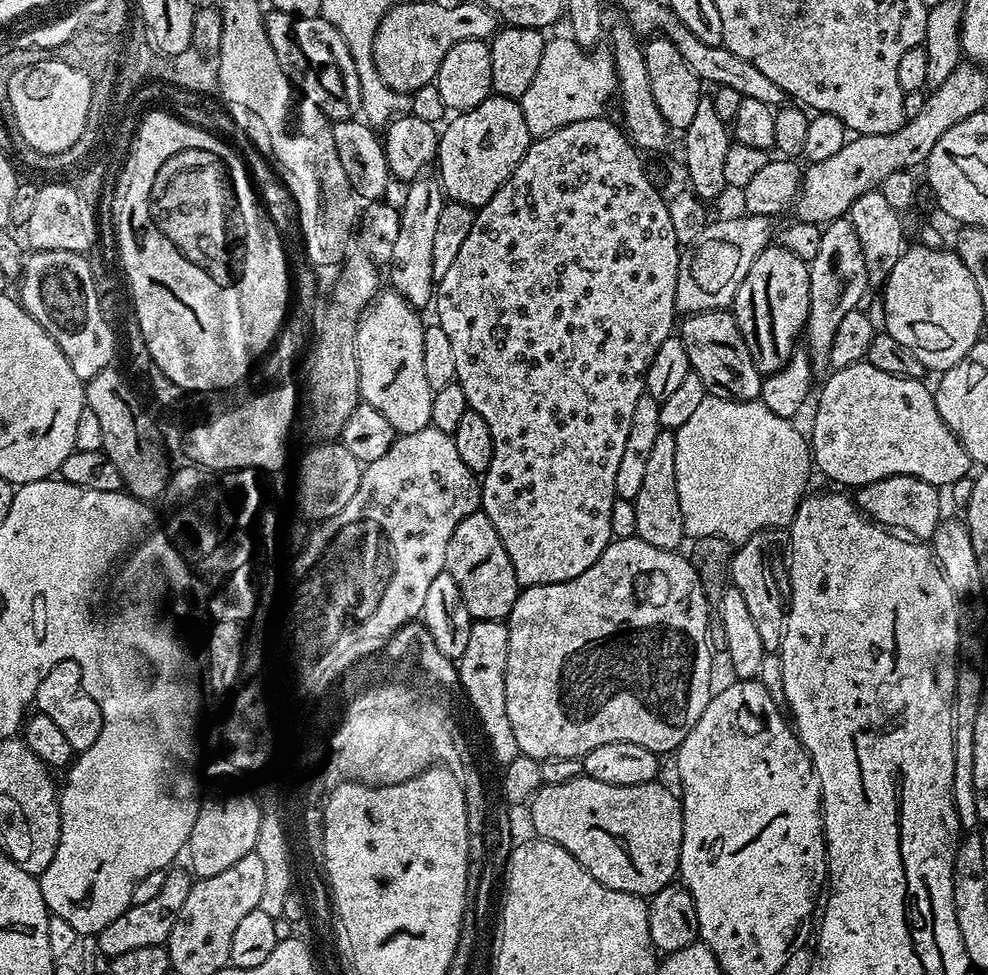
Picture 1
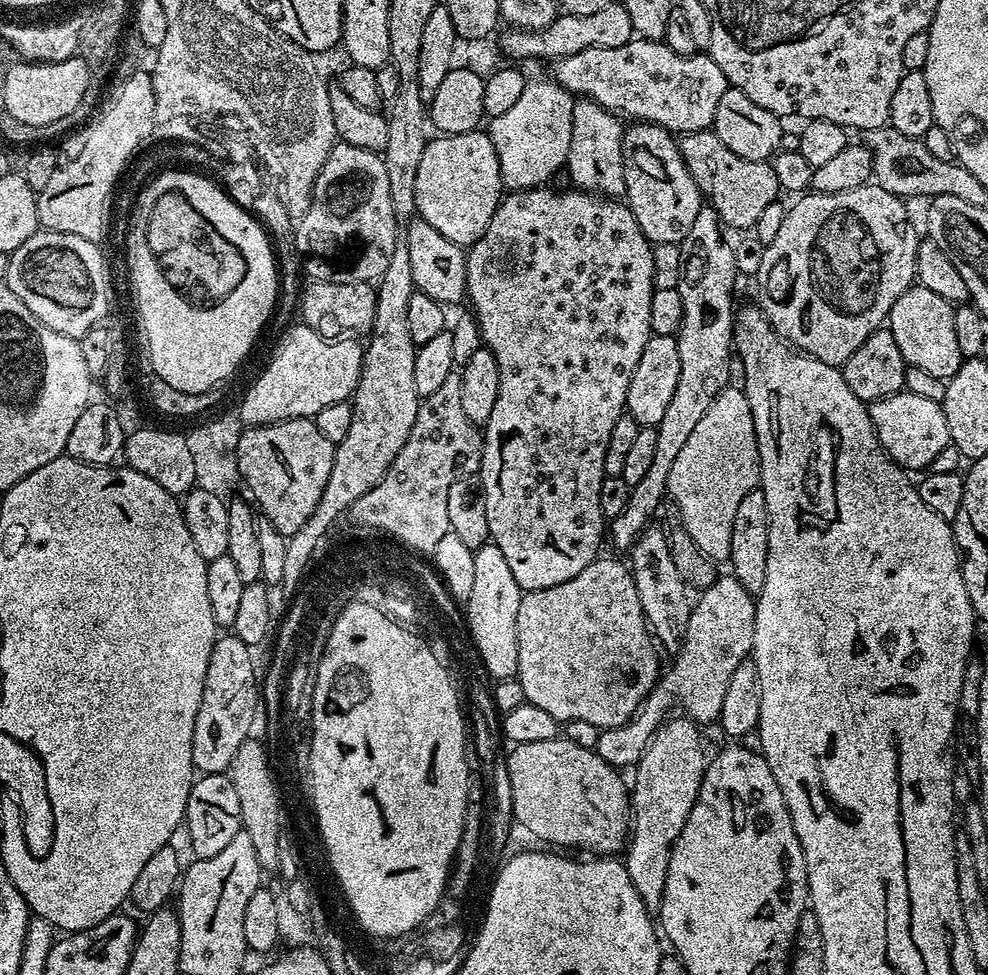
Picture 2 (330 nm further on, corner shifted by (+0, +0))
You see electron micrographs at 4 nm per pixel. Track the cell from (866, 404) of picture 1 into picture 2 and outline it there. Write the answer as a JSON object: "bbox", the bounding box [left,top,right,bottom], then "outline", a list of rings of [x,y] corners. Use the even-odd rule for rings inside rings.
{"bbox":[868,390,950,470],"outline":[[[905,390],[871,401],[868,413],[878,434],[878,442],[882,442],[886,454],[893,462],[905,470],[931,469],[934,458],[938,458],[938,454],[946,450],[950,442],[950,426],[946,426],[943,404],[930,402],[930,398],[922,398],[919,394]]]}

